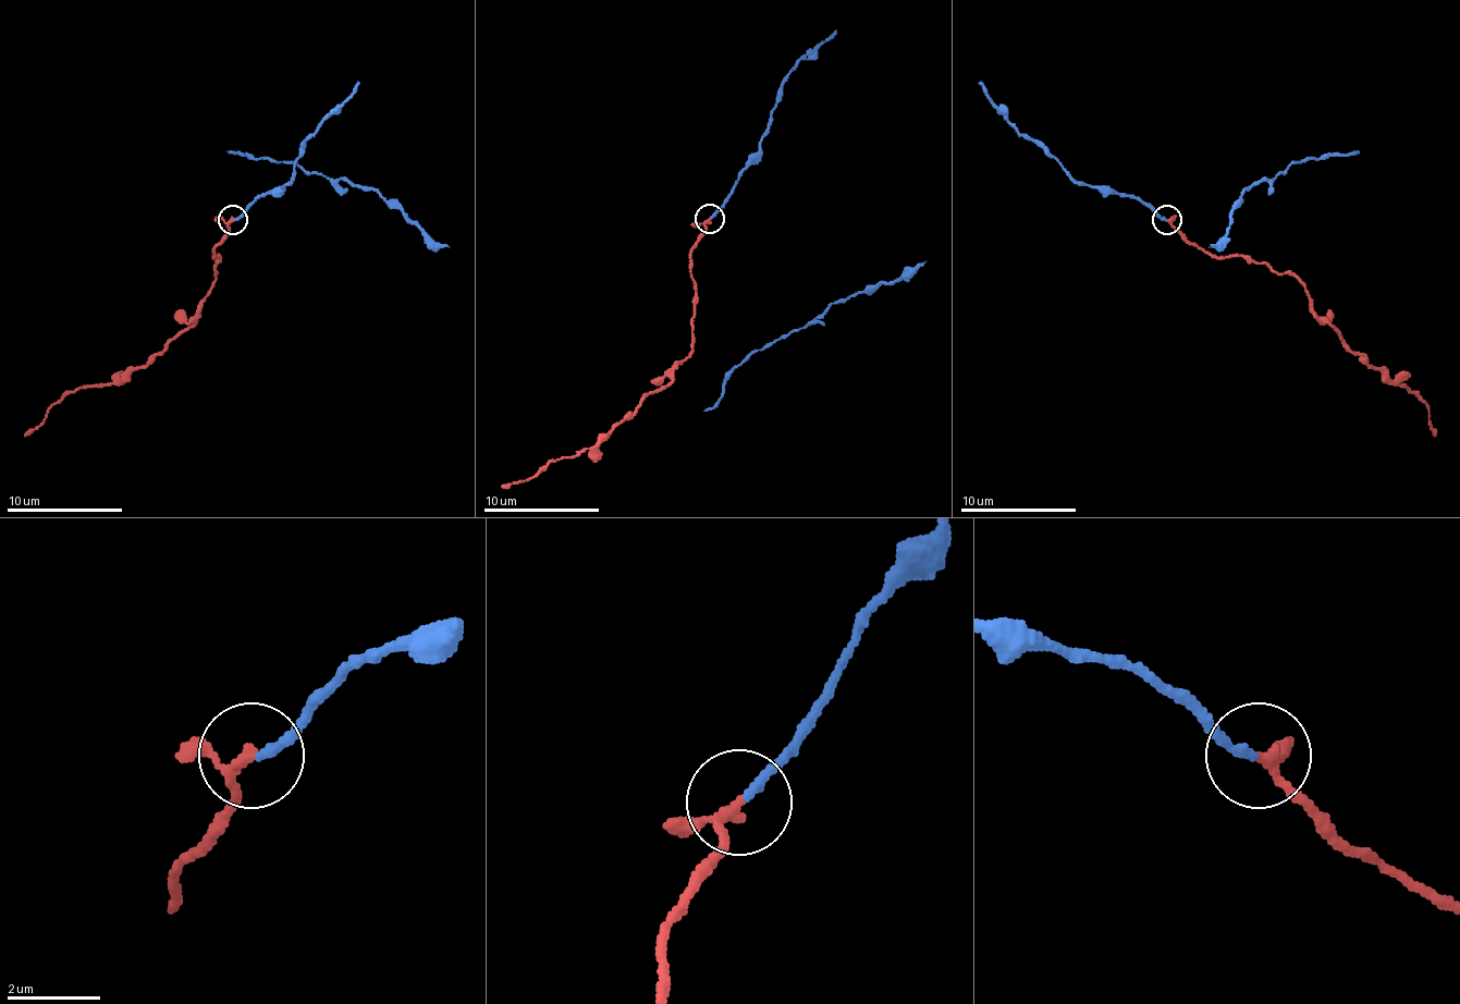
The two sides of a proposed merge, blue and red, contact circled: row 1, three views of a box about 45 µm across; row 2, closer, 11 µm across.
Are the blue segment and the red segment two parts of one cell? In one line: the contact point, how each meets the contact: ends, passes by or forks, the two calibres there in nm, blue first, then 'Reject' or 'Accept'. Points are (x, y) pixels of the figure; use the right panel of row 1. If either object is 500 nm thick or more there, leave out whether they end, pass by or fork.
Place: (1167, 219). At the ring blue ends. At the ring red passes by. Thickness 180 nm (blue) against 180 nm. Accept

